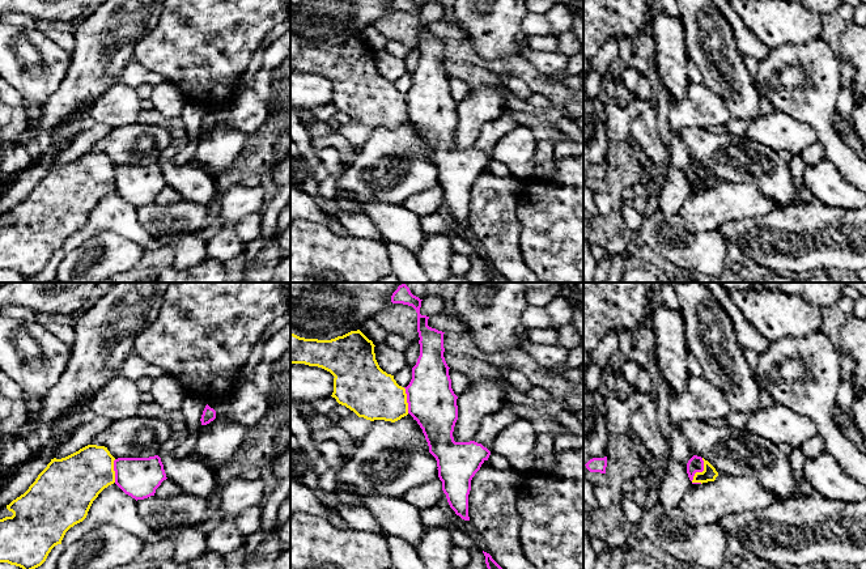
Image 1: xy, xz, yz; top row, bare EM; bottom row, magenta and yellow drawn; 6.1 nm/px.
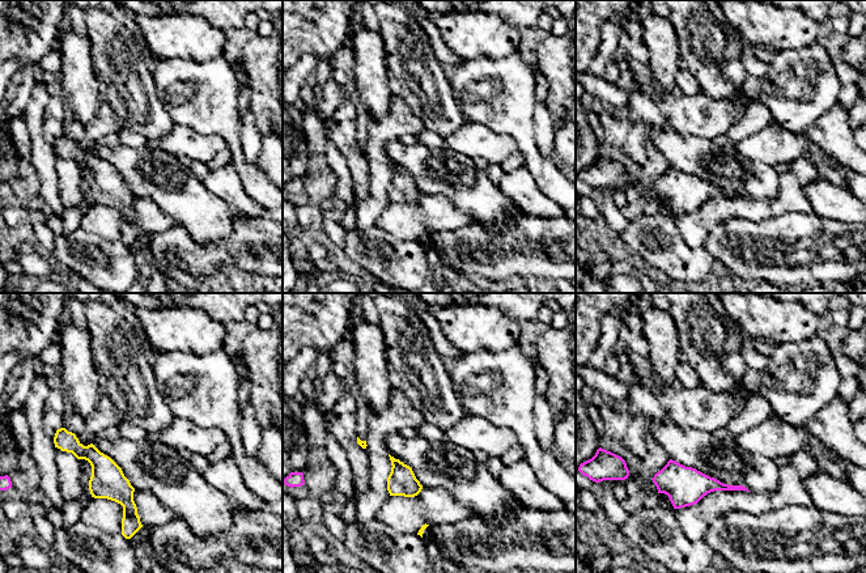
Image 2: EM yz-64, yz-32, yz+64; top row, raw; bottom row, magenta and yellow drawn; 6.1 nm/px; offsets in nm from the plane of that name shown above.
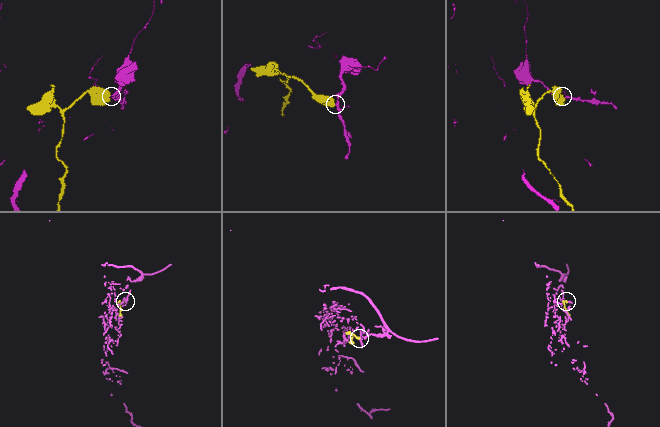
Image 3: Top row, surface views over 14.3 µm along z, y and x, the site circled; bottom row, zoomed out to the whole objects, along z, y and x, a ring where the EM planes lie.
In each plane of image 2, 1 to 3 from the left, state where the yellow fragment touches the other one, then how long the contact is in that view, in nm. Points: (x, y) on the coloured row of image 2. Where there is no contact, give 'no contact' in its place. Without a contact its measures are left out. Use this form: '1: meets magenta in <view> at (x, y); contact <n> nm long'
1: no contact
2: no contact
3: no contact

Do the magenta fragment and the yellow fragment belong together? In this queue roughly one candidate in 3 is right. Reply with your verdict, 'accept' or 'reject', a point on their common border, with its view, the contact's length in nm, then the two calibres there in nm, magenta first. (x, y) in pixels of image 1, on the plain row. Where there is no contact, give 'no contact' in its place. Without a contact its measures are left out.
reject | yz (700, 178) | 170 nm | 100/90 nm

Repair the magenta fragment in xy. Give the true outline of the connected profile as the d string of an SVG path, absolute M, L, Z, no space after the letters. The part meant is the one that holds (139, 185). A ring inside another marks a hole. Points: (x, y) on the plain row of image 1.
M158 162L118 165L114 167L114 178L115 191L136 208L154 203L156 196L167 186Z

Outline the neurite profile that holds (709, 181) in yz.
M702 165L704 167L704 178L702 179L696 179L693 183L692 190L708 190L708 188L714 188L716 184L718 183L718 179L716 175Z

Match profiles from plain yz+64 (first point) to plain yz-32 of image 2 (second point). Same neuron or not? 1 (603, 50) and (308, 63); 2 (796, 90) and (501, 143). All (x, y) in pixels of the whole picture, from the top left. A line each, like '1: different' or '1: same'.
1: same
2: different

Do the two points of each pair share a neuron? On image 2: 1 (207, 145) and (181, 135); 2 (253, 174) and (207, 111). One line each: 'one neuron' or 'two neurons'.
1: one neuron
2: one neuron

